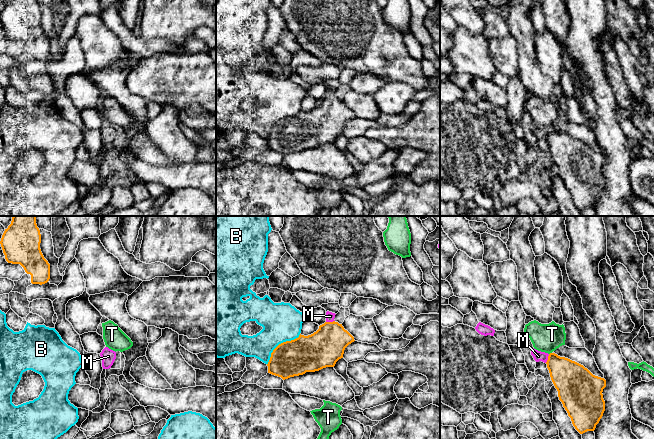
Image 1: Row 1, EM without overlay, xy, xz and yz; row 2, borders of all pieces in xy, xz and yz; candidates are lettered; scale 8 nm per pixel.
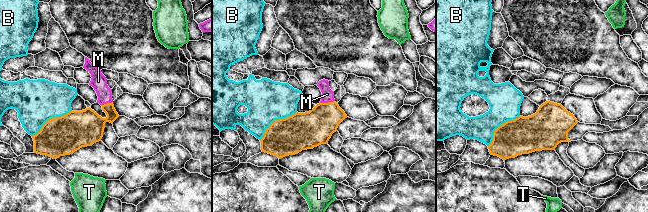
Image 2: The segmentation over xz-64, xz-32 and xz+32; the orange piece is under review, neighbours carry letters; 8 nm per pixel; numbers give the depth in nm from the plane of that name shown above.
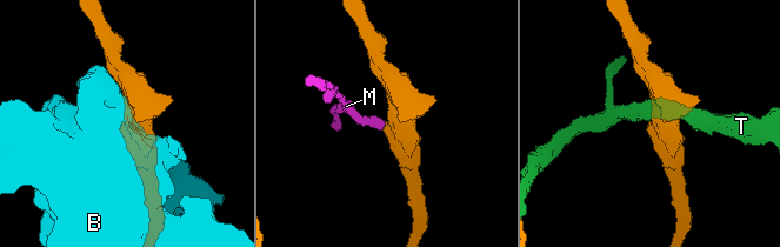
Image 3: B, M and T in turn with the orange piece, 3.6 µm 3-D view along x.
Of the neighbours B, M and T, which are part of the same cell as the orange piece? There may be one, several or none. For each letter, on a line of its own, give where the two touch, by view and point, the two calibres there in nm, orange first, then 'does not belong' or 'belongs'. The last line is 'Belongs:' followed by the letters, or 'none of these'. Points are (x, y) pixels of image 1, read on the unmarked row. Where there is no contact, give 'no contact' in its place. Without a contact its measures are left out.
B: contact xz (279, 120); calibres 280 and 320 nm; does not belong
M: contact xz (330, 98); calibres 300 and 70 nm; belongs
T: contact yz (550, 129); calibres 280 and 220 nm; does not belong
Belongs: M

